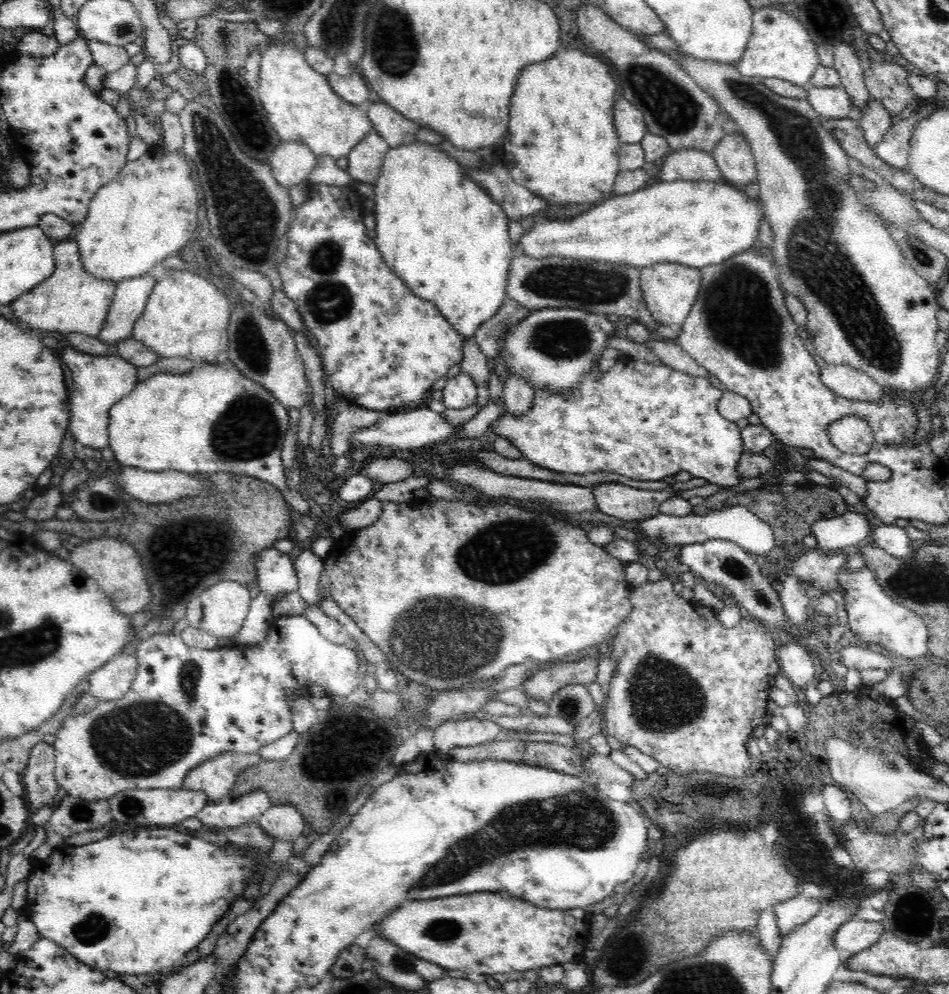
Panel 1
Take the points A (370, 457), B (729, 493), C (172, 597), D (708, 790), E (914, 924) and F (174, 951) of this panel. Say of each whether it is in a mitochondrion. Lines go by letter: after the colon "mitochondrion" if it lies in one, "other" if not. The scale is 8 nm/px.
A: other
B: other
C: mitochondrion
D: other
E: other
F: other

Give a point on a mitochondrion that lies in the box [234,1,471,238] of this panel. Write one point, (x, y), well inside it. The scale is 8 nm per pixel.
(397, 54)

